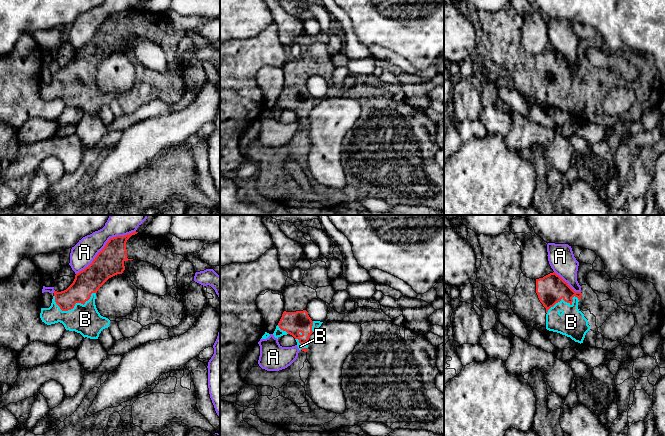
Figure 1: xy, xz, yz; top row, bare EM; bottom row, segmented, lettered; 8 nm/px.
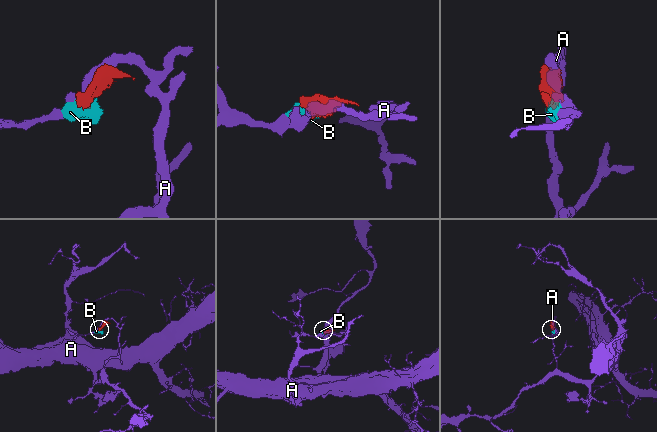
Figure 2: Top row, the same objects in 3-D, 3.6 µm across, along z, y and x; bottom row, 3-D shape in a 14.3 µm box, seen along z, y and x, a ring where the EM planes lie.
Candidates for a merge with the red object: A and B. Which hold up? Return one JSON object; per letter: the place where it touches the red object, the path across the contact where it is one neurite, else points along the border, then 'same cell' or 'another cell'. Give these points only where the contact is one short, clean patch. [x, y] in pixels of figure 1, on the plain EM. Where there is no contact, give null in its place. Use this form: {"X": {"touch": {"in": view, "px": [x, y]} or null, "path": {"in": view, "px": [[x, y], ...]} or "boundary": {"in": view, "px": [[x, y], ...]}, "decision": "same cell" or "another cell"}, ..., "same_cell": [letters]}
{"A": {"touch": {"in": "xy", "px": [105, 21]}, "decision": "another cell"}, "B": {"touch": {"in": "xy", "px": [74, 81]}, "path": {"in": "xy", "px": [[88, 57], [74, 81], [85, 95]]}, "decision": "same cell"}, "same_cell": ["B"]}

